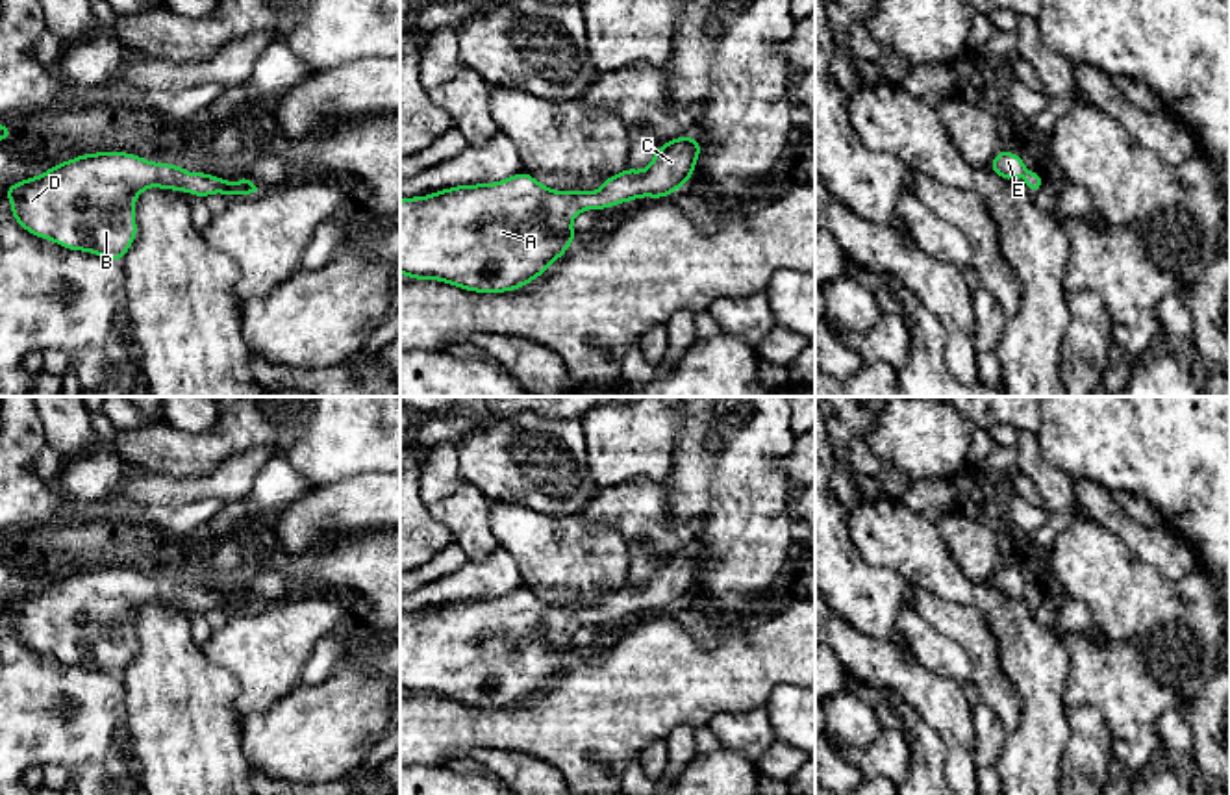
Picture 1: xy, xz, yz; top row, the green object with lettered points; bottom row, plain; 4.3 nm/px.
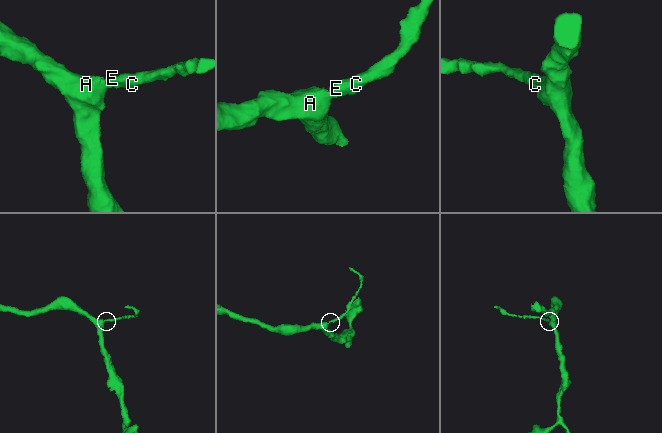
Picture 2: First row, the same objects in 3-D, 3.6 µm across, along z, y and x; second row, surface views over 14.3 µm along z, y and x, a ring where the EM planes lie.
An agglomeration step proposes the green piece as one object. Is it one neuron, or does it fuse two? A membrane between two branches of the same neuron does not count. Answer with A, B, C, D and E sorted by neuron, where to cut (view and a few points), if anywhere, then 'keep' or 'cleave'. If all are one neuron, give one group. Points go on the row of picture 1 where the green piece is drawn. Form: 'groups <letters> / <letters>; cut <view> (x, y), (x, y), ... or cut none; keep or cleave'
groups A B C D E; cut none; keep

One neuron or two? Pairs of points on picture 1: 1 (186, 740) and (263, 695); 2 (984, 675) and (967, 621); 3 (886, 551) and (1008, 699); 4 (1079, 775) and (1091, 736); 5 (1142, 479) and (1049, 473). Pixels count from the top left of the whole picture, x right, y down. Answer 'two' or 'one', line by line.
1: two
2: one
3: two
4: one
5: two

